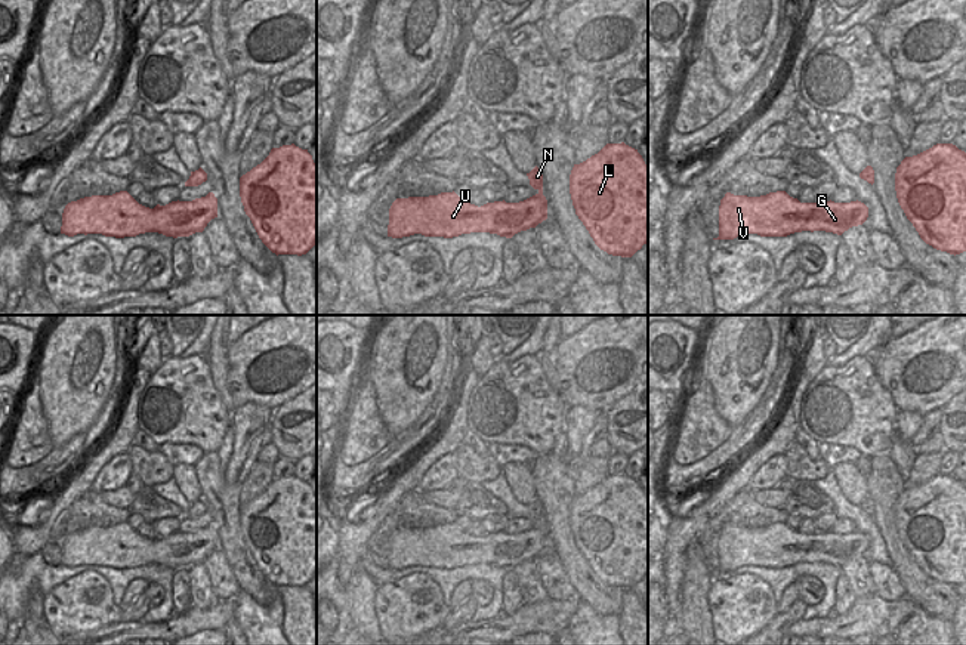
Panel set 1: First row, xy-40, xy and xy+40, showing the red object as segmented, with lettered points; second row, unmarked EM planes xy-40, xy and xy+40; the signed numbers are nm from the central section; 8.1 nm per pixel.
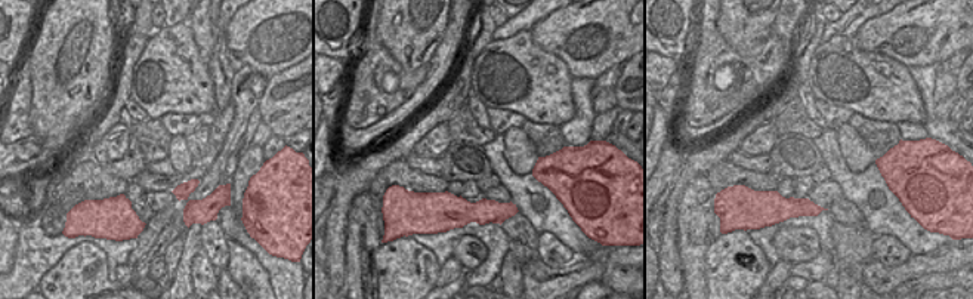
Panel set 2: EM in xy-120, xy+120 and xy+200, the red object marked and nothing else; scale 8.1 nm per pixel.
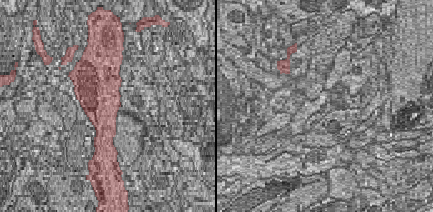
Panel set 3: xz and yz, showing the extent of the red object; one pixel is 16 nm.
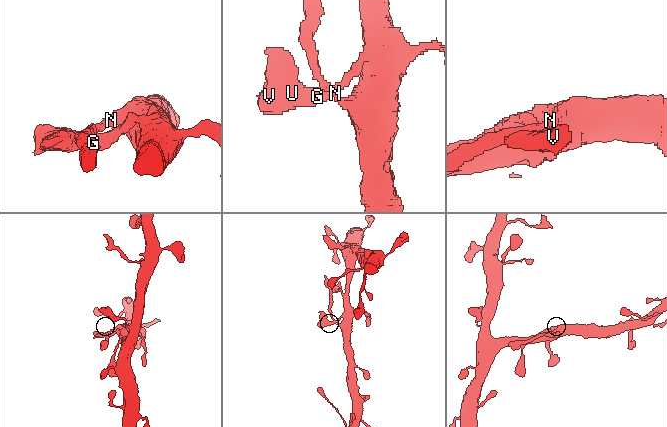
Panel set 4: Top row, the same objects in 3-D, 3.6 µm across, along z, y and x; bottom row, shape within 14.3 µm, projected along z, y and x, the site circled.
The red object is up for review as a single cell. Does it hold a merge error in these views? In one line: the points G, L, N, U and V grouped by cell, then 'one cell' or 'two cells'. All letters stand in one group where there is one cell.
groups G L N U V; one cell

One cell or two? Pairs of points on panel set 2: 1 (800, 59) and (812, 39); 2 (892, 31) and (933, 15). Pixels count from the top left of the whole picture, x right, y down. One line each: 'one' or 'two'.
1: one
2: one

